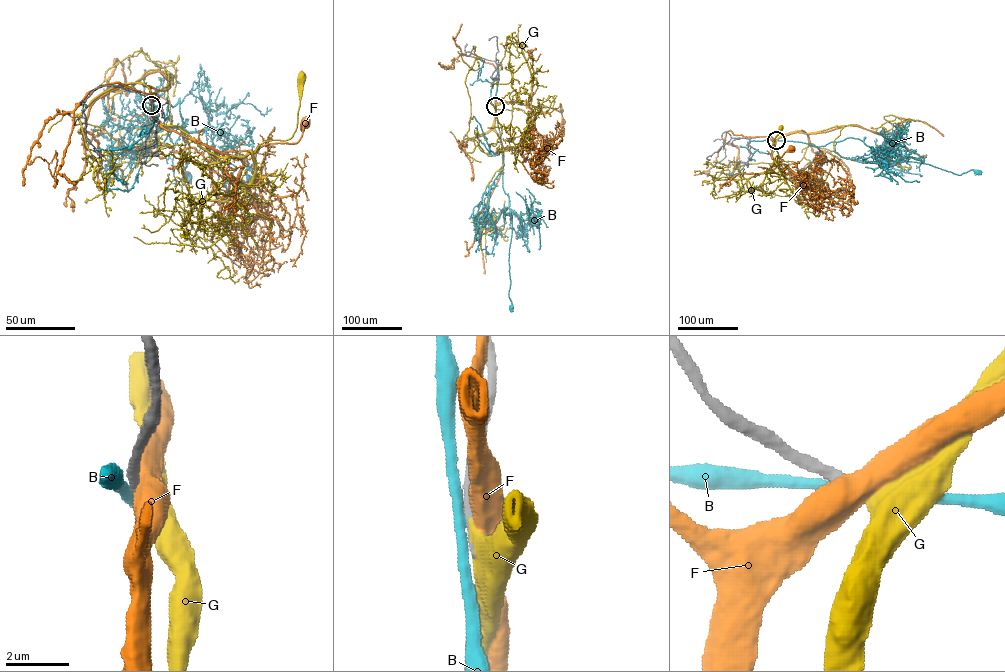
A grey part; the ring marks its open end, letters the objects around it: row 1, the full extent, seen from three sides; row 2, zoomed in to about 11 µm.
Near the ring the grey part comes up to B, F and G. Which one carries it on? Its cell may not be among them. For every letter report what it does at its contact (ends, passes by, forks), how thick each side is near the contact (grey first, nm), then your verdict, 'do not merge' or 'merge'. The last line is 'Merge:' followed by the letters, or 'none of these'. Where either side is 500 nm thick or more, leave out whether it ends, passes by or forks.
B: it passes by; calibres 400 and 320 nm; do not merge
F: calibres 400 and 550 nm; do not merge
G: calibres 320 and 600 nm; merge
Merge: G

